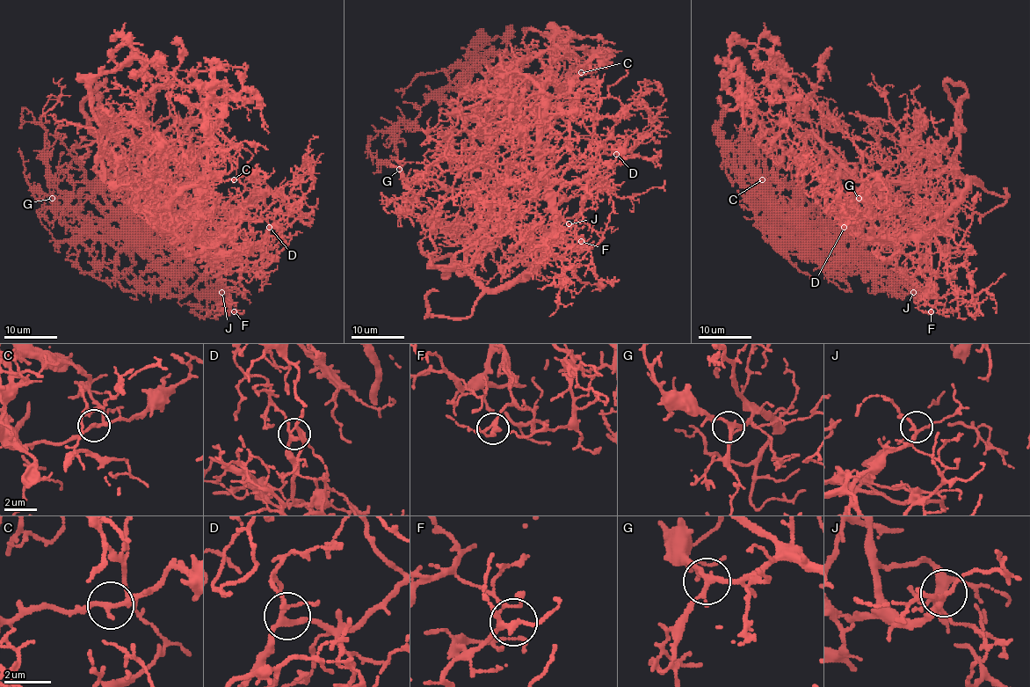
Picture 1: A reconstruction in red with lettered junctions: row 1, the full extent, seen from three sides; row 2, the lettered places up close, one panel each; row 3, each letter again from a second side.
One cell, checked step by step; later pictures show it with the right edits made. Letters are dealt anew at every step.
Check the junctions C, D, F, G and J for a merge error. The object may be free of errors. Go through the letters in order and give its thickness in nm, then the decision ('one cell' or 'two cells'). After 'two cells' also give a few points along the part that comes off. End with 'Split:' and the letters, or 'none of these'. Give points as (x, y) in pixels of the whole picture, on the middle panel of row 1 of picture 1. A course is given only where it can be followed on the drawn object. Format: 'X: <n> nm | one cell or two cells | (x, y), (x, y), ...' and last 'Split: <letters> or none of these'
C: 190 nm | two cells | (581, 72), (553, 76), (560, 85), (523, 114), (536, 150), (509, 162), (502, 228), (576, 249), (591, 291)
D: 200 nm | one cell
F: 200 nm | one cell
G: 200 nm | one cell
J: 190 nm | one cell
Split: C

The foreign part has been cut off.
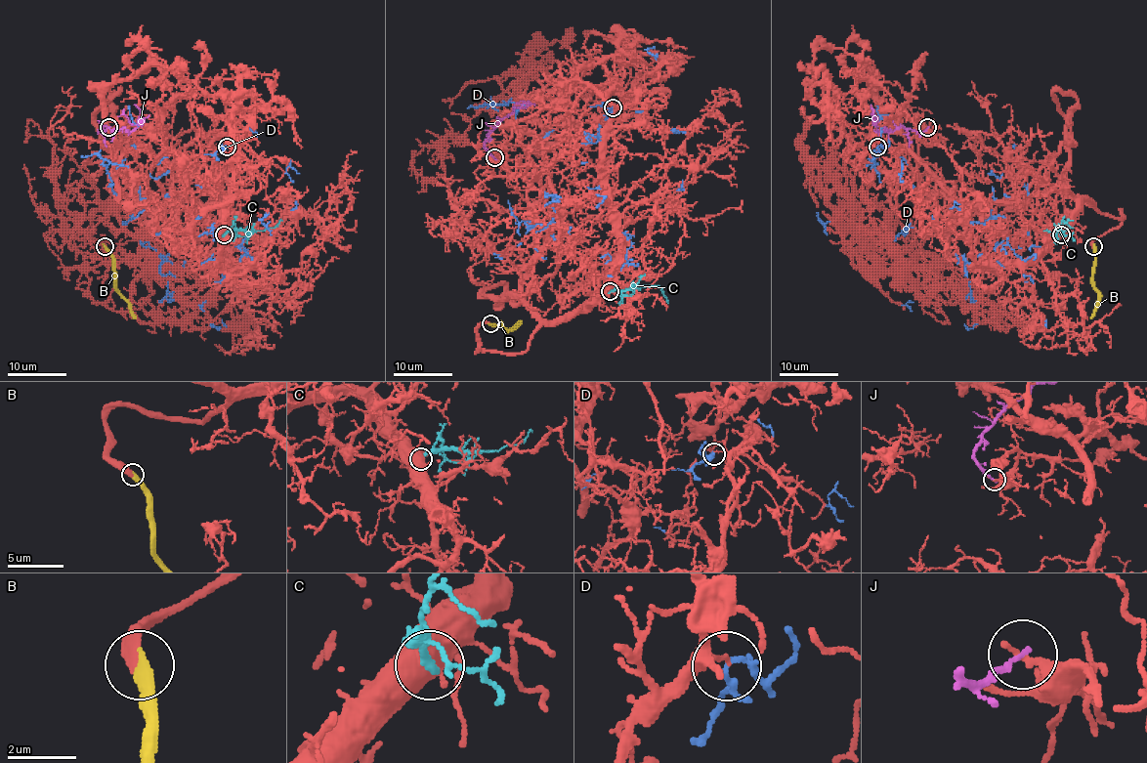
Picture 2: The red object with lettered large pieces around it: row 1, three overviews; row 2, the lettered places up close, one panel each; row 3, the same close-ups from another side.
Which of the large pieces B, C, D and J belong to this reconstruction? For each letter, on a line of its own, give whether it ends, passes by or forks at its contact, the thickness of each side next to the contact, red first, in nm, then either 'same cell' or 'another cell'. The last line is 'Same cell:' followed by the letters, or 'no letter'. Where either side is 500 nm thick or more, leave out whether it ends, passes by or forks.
B: it ends | 320/360 nm | same cell
C: it ends | 420/260 nm | another cell
D: it forks | 100/120 nm | another cell
J: it ends | 240/160 nm | another cell
Same cell: B

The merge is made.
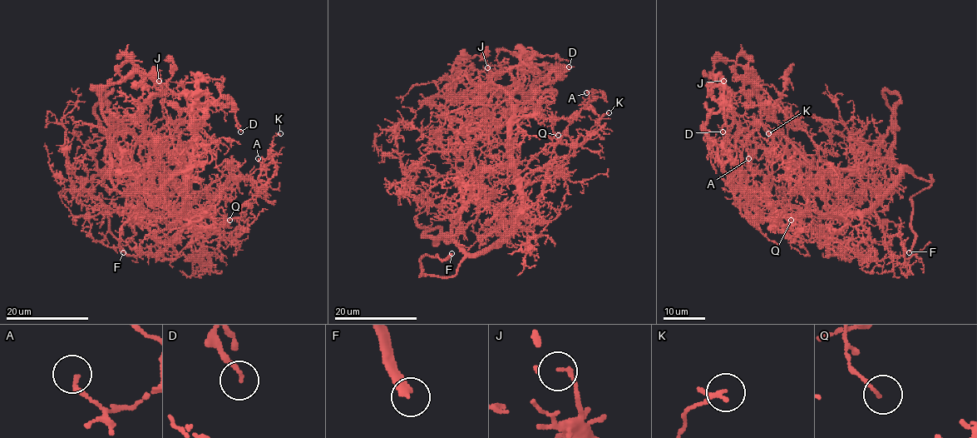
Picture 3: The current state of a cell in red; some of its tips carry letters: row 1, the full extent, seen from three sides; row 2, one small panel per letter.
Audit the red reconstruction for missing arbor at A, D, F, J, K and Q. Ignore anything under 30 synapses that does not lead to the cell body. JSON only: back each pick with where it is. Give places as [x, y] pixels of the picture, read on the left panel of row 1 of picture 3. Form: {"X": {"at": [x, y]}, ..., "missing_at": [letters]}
{"F": {"at": [123, 252]}, "missing_at": ["F"]}

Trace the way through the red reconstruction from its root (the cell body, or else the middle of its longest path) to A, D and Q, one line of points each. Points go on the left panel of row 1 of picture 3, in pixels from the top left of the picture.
A: (140, 141), (114, 137), (111, 182), (123, 194), (159, 191), (185, 225), (237, 219), (276, 169), (258, 158)
D: (140, 141), (112, 143), (123, 194), (160, 191), (193, 165), (194, 105), (228, 98), (240, 131)
Q: (140, 141), (133, 132), (114, 137), (111, 182), (119, 191), (159, 191), (185, 225), (229, 220)

